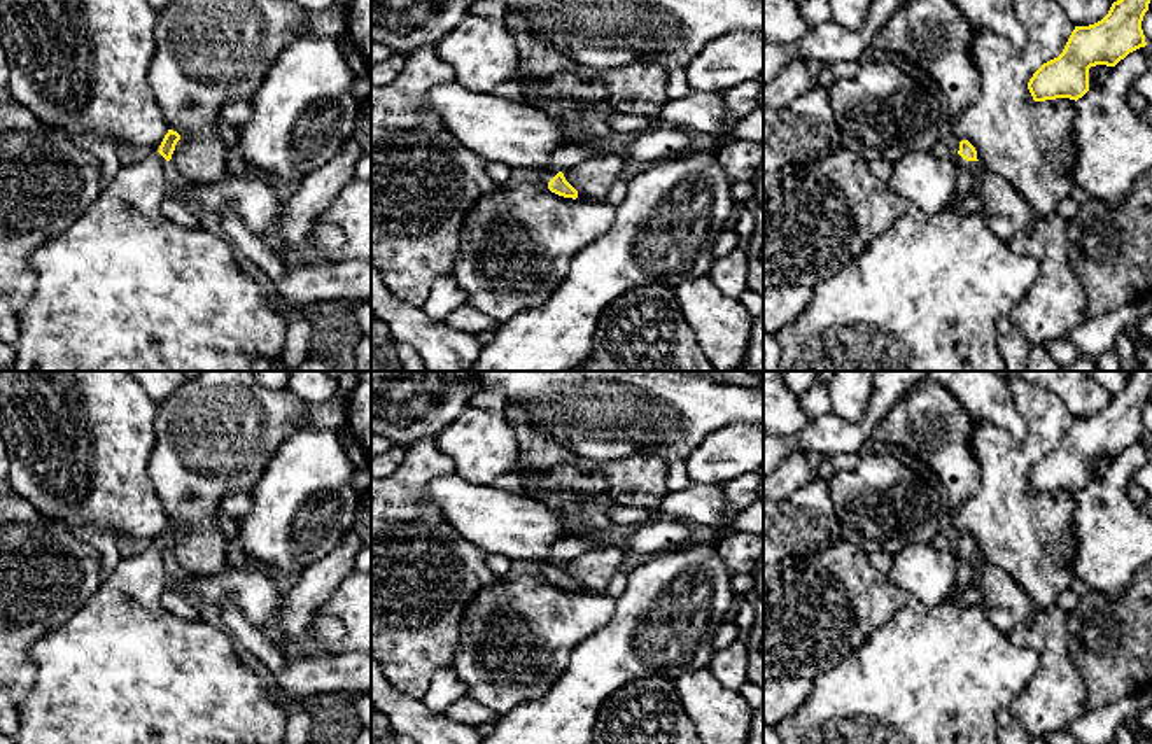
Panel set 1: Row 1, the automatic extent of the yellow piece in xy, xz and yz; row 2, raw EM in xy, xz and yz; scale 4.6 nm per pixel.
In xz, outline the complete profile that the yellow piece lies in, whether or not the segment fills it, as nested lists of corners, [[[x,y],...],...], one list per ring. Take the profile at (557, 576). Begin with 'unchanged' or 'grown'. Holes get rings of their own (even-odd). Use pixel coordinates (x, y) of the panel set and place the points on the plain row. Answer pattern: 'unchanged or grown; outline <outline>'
grown; outline [[[546,562],[541,565],[537,576],[548,579],[551,585],[564,590],[578,590],[578,583],[565,572],[562,564]]]

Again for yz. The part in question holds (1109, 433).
unchanged; outline [[[1127,371],[1124,389],[1112,396],[1108,406],[1089,418],[1075,418],[1063,445],[1043,455],[1029,471],[1028,481],[1035,494],[1070,490],[1078,492],[1089,483],[1089,460],[1096,457],[1115,459],[1129,445],[1145,439],[1141,413],[1152,392],[1152,371]]]

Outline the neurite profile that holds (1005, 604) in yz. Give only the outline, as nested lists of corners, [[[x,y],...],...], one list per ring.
[[[979,558],[973,585],[982,590],[980,607],[987,620],[1003,634],[1038,613],[1026,592],[1003,569],[984,558]]]

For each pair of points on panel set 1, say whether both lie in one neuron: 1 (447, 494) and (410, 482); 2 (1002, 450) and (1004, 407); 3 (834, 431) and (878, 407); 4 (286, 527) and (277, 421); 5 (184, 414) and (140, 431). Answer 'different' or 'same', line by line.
1: different
2: different
3: same
4: different
5: different

